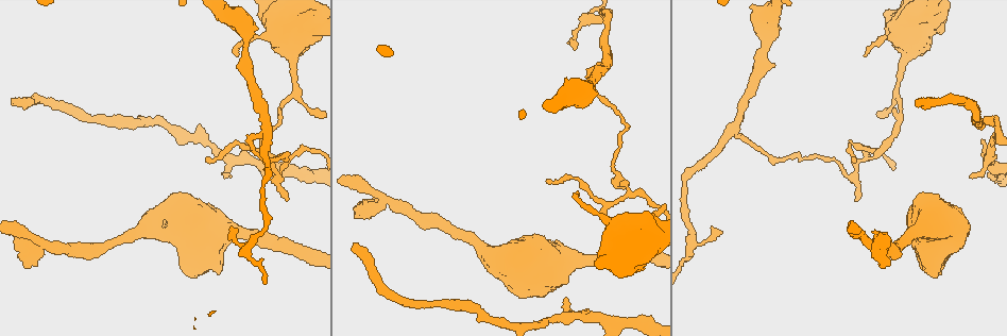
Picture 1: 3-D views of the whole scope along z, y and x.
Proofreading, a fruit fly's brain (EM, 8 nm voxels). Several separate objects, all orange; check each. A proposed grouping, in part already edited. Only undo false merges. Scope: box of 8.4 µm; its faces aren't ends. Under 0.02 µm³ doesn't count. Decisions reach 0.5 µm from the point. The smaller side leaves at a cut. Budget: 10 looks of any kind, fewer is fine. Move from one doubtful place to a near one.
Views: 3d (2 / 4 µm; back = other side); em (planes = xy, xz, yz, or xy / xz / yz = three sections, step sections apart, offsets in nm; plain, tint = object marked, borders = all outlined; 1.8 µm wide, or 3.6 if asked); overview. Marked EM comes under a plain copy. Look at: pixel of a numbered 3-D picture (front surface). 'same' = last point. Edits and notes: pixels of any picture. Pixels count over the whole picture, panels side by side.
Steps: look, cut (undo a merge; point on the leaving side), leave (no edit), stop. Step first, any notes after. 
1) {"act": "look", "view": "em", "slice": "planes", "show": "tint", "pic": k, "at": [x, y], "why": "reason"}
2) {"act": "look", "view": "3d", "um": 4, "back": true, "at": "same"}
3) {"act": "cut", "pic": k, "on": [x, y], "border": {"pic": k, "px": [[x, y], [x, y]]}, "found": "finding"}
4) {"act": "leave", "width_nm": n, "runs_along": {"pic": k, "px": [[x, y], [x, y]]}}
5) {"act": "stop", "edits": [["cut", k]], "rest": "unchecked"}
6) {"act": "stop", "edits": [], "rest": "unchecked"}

{"act": "look", "view": "em", "slice": "xy", "step": 16, "show": "tint", "pic": 1, "at": [383, 202], "why": "arms part here"}

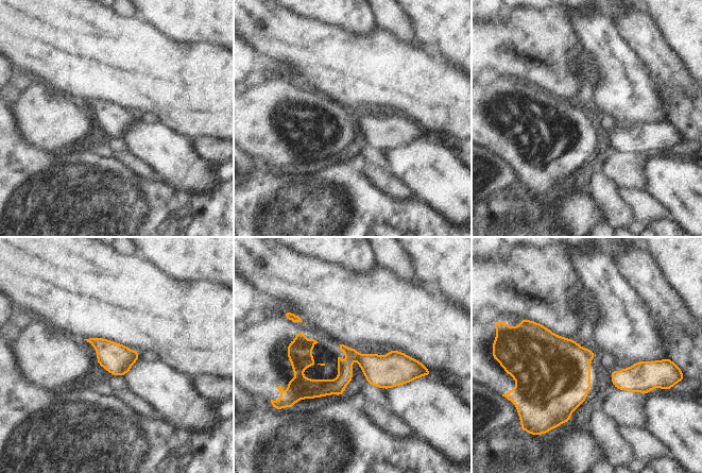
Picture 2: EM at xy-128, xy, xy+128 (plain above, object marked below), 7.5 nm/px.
{"act": "cut", "pic": 2, "on": [345, 375], "width_nm": 180, "part_leaving": {"pic": 2, "px": [[290, 345], [310, 387], [340, 392]]}, "found": "two neurons meet here"}

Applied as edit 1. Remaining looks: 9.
{"act": "look", "view": "em", "um": 3.6, "slice": "xz", "step": 16, "show": "tint", "pic": 1, "at": [189, 213], "why": "thick turns thin"}

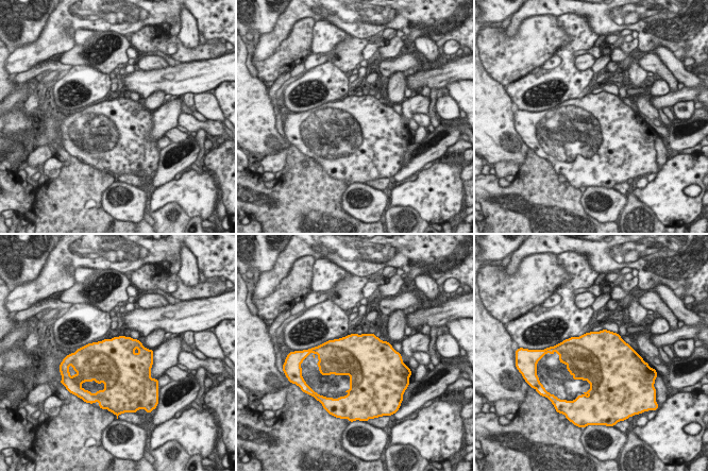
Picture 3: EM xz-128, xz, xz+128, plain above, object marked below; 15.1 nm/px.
{"act": "leave", "found": "one neuron here"}

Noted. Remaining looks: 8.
{"act": "look", "view": "em", "slice": "xz", "step": 8, "show": "tint", "pic": 1, "at": [260, 136], "why": "branch point"}

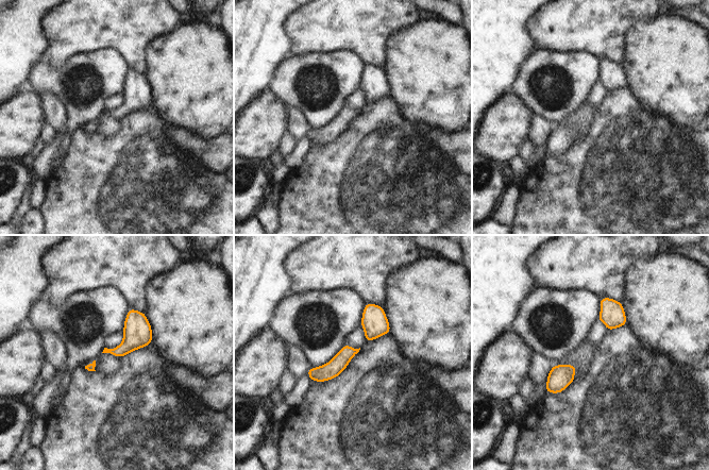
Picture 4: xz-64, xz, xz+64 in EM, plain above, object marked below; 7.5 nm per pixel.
{"act": "look", "view": "em", "slice": "planes", "show": "tint", "at": "same"}

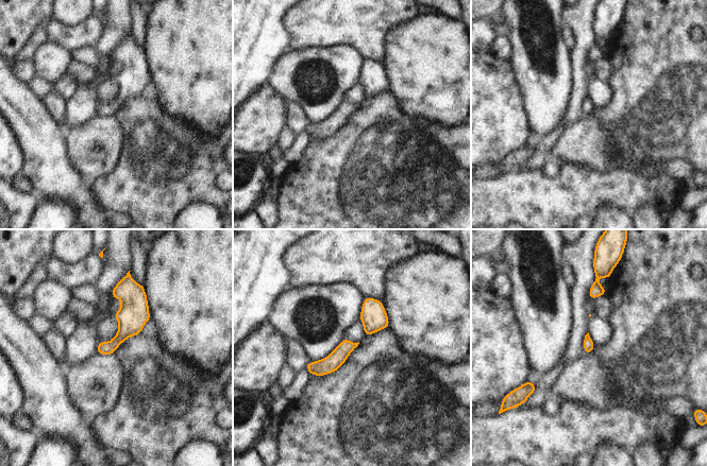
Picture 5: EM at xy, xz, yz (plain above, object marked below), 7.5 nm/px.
{"act": "leave", "runs_along": {"pic": 5, "px": [[353, 345], [330, 364], [309, 367]]}, "found": "all the same neuron"}

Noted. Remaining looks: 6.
{"act": "look", "view": "em", "slice": "planes", "show": "tint", "pic": 1, "at": [584, 91], "why": "calibre changes"}

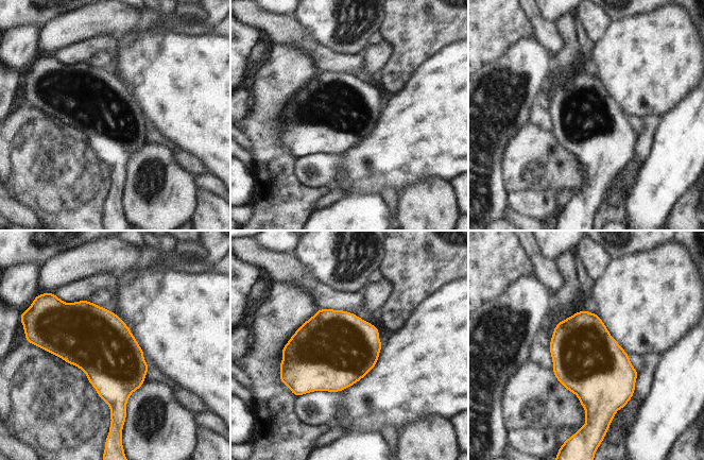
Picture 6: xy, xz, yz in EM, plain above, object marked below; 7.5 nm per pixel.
{"act": "leave", "width_nm": 480, "found": "one neuron here"}

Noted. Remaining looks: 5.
{"act": "stop", "edits": [["cut", 2]], "rest": "unchecked"}

